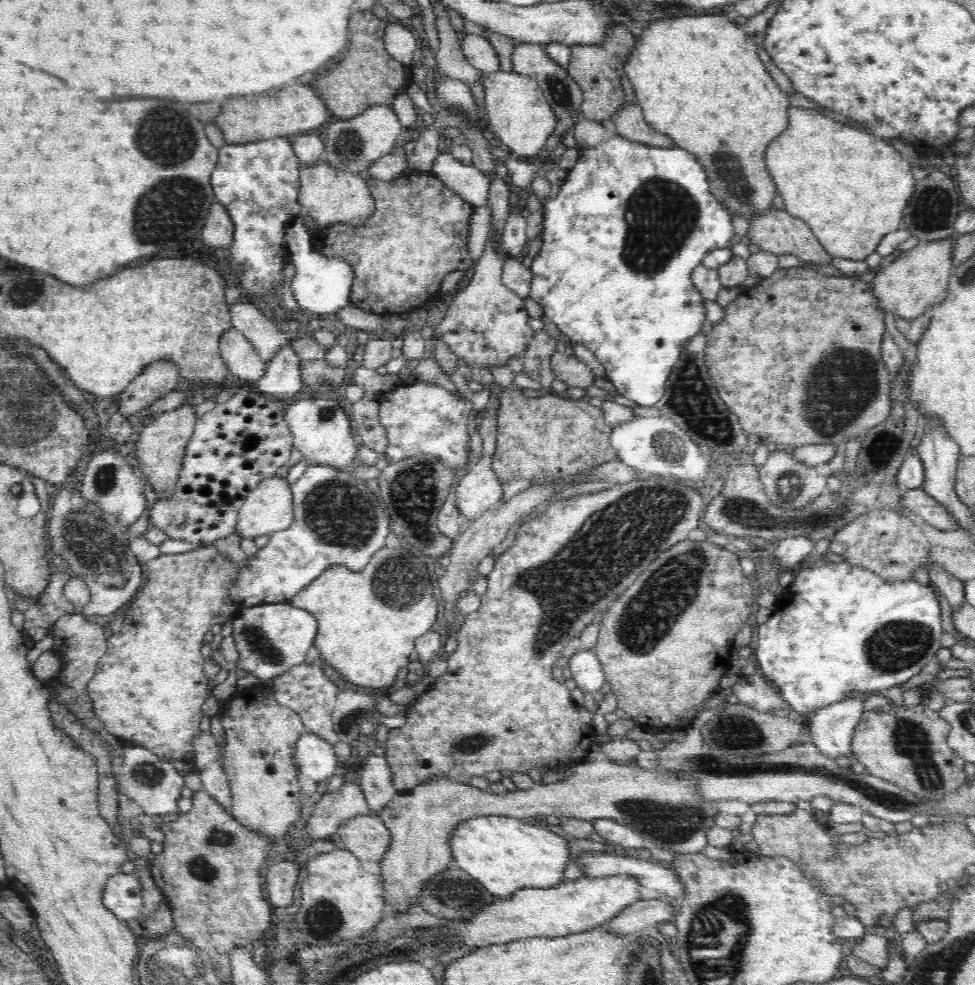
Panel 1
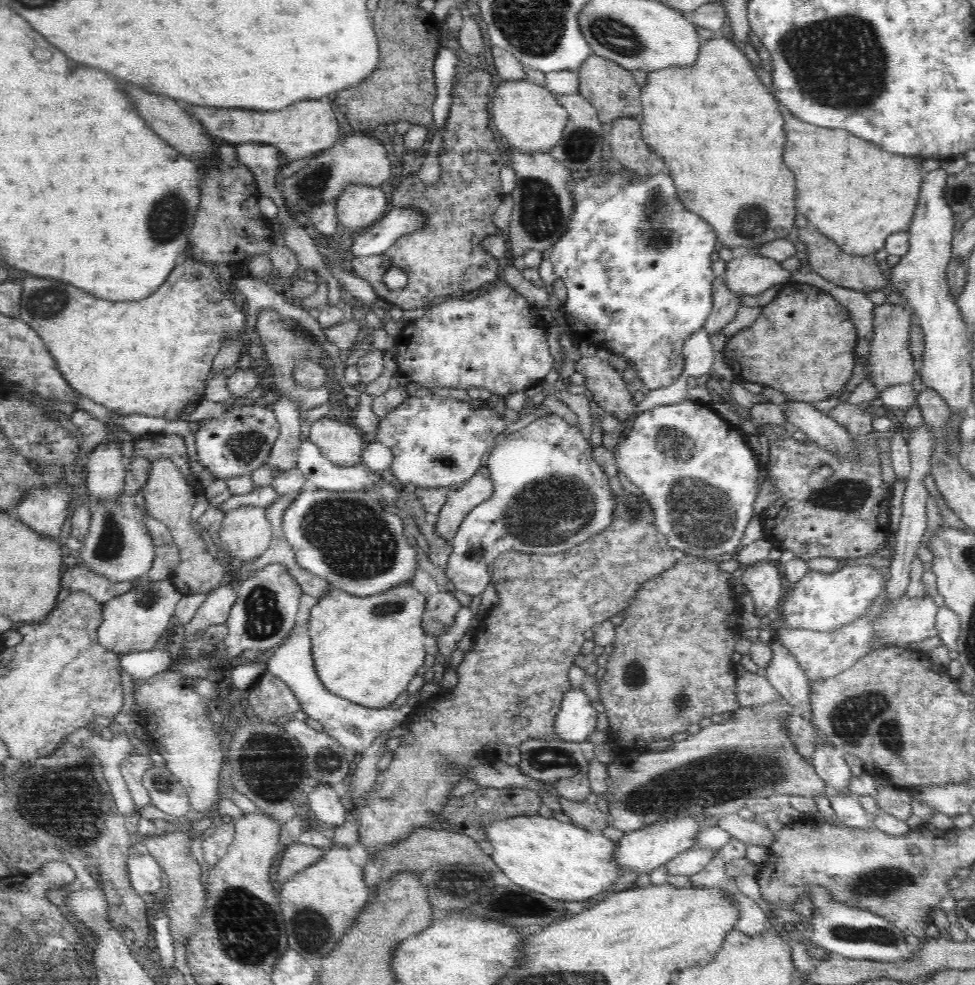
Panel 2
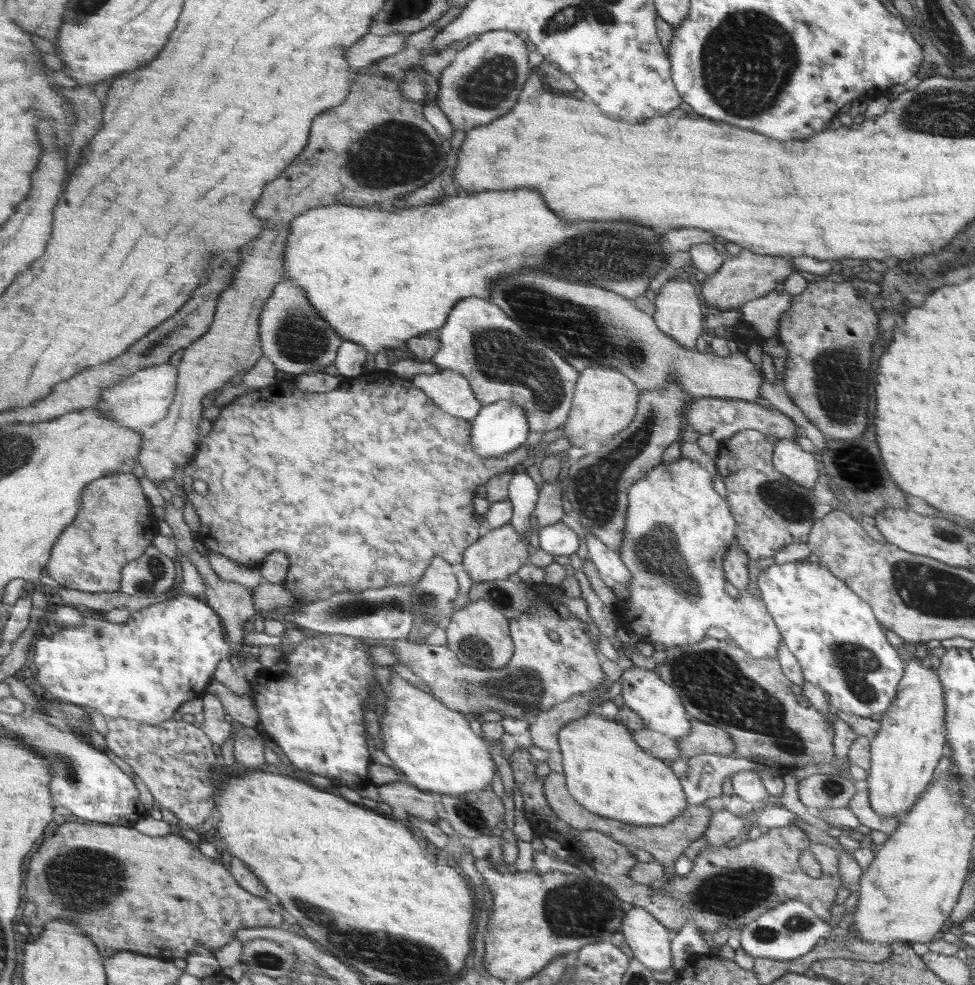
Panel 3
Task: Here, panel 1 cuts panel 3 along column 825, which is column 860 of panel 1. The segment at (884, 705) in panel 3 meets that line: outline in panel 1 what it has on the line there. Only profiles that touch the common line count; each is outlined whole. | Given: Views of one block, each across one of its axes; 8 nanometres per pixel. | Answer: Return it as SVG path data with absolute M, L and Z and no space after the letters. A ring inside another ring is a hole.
M829 563L823 566L816 566L813 568L795 569L795 575L791 583L785 588L784 592L777 597L774 610L769 619L762 623L755 625L755 633L757 642L755 646L756 660L758 671L764 675L764 679L771 682L782 695L782 699L790 705L790 710L795 710L799 714L804 713L809 716L815 710L834 704L835 702L847 699L852 692L858 694L862 691L880 692L880 690L887 690L888 687L895 684L902 684L910 680L913 676L917 676L922 670L929 670L934 668L936 661L936 652L941 648L940 636L945 632L942 629L942 621L940 616L940 598L941 590L936 583L920 584L912 579L906 581L888 582L882 578L880 574L874 573L866 567L854 566L852 563Z

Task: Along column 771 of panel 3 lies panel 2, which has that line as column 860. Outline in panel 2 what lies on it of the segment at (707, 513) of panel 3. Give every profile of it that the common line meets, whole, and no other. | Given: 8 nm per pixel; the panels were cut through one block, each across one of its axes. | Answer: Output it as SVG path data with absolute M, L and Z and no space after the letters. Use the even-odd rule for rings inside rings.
M880 591L864 614L843 624L834 631L817 631L780 627L777 638L790 649L798 659L800 667L809 682L831 678L840 671L848 670L878 645L892 646L898 642L920 642L937 636L937 612L939 607L931 597L914 597L903 592L900 596L890 596L888 591Z

